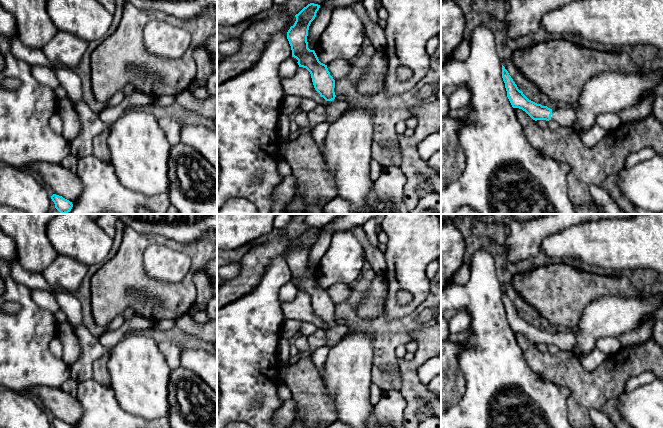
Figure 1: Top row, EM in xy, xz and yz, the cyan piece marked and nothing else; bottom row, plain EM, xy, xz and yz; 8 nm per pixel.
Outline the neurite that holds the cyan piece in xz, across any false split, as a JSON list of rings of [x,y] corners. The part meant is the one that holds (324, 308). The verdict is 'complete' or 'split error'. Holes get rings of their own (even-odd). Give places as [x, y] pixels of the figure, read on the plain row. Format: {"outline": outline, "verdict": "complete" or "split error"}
{"outline": [[[310,227],[296,238],[296,245],[287,256],[287,263],[291,270],[292,281],[298,284],[299,291],[306,292],[310,296],[315,314],[326,324],[324,345],[331,348],[350,333],[352,327],[335,323],[335,304],[330,299],[327,289],[321,287],[315,275],[308,272],[309,250],[319,232],[320,229]]], "verdict": "split error"}

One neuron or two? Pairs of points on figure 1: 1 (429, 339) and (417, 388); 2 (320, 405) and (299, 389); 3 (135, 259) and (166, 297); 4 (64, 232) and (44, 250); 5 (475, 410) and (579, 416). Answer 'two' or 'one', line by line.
1: one
2: one
3: one
4: two
5: two

